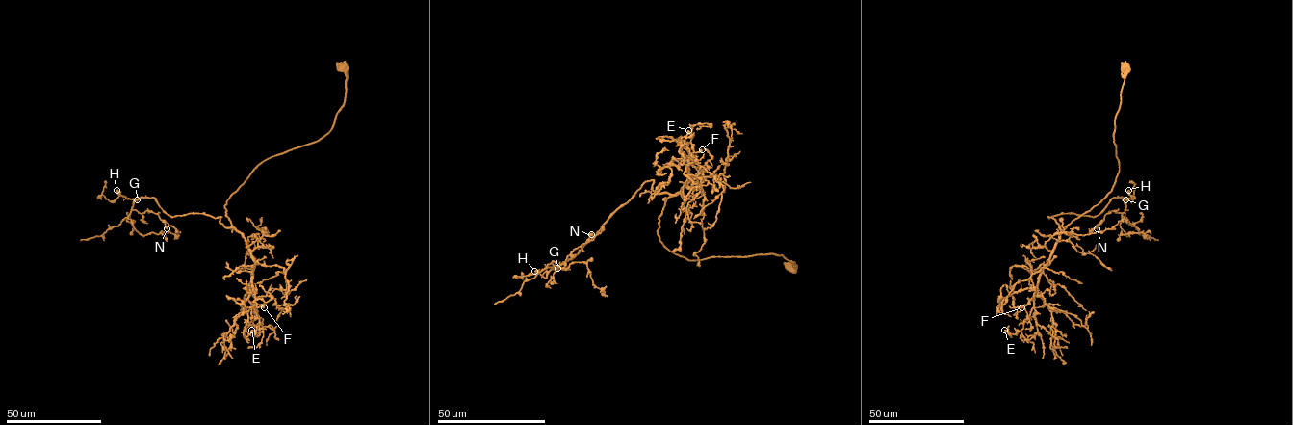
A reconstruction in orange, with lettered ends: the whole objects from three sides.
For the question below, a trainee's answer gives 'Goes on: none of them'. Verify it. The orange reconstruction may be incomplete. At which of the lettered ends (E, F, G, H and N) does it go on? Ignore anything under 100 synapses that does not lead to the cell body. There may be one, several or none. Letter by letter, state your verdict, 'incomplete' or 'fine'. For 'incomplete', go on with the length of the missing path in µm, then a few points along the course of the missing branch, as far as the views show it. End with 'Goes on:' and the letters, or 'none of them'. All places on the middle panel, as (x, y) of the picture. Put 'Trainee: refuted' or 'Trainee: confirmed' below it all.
E: fine
F: fine
G: fine
H: incomplete; about 60 µm are missing; missing branch runs (534, 271), (564, 267), (590, 288), (600, 276), (608, 276)
N: fine
Goes on: H
Trainee: refuted

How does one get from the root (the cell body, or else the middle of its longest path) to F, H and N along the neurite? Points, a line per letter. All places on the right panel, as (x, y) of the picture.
F: (1124, 66), (1113, 133), (1119, 166), (1116, 182), (1097, 204), (1064, 226), (1040, 277), (1035, 294), (1021, 307)
H: (1124, 66), (1113, 133), (1114, 185), (1062, 230), (1048, 217), (1095, 217), (1113, 198), (1134, 199), (1128, 190)
N: (1124, 66), (1114, 185), (1062, 230), (1048, 217), (1095, 217), (1122, 198), (1124, 211), (1109, 211), (1097, 228)

